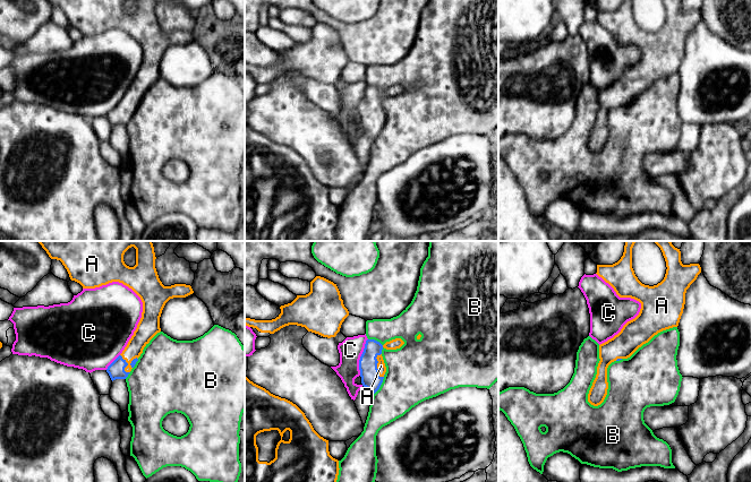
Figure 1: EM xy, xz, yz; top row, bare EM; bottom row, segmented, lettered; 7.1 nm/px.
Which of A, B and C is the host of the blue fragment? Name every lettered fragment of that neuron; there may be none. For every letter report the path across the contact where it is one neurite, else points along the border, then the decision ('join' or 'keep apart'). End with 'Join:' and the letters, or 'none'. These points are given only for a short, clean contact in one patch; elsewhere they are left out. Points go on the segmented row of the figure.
A: join
B: keep apart
C: border xz (367, 338), (359, 360), (359, 375); keep apart
Join: A

